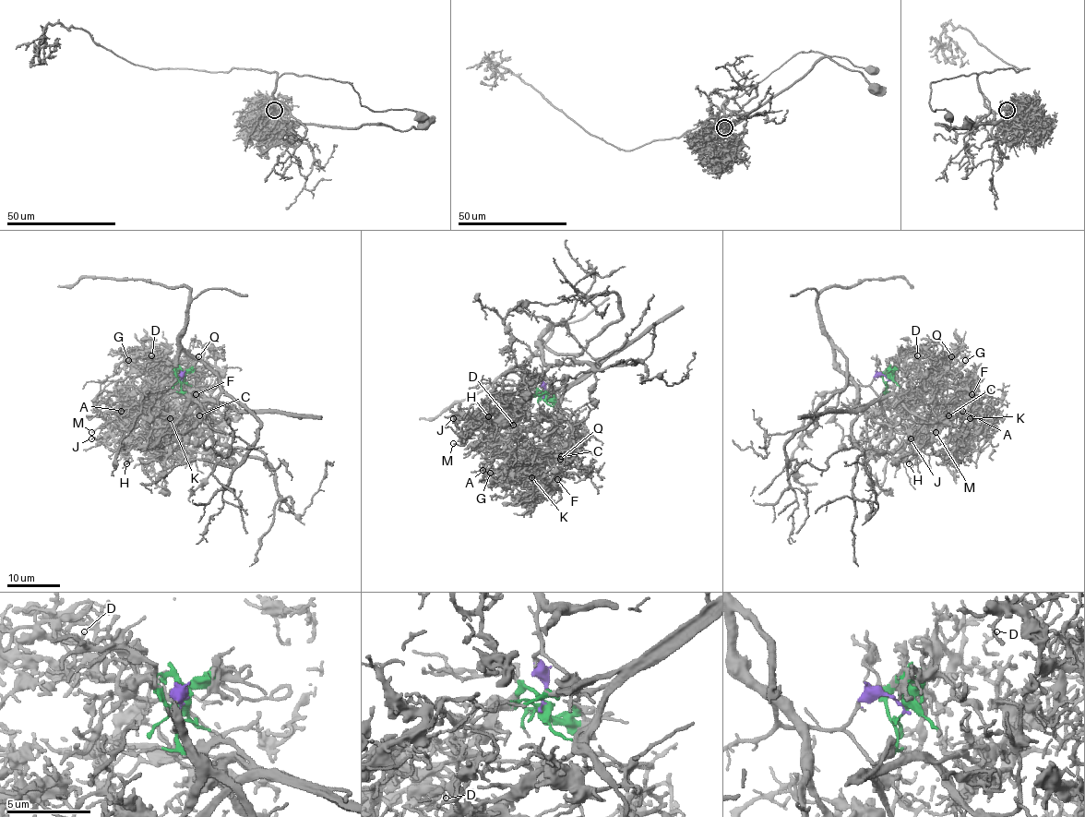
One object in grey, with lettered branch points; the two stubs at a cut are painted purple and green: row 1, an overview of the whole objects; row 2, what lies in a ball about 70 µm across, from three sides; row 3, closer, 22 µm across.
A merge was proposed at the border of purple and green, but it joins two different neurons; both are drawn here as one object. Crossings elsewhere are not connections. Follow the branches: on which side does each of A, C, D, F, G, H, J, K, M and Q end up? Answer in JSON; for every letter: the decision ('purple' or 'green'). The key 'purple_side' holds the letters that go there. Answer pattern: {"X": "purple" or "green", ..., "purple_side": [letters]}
{"A": "green", "C": "green", "D": "green", "F": "green", "G": "green", "H": "green", "J": "green", "K": "green", "M": "green", "Q": "green", "purple_side": []}

